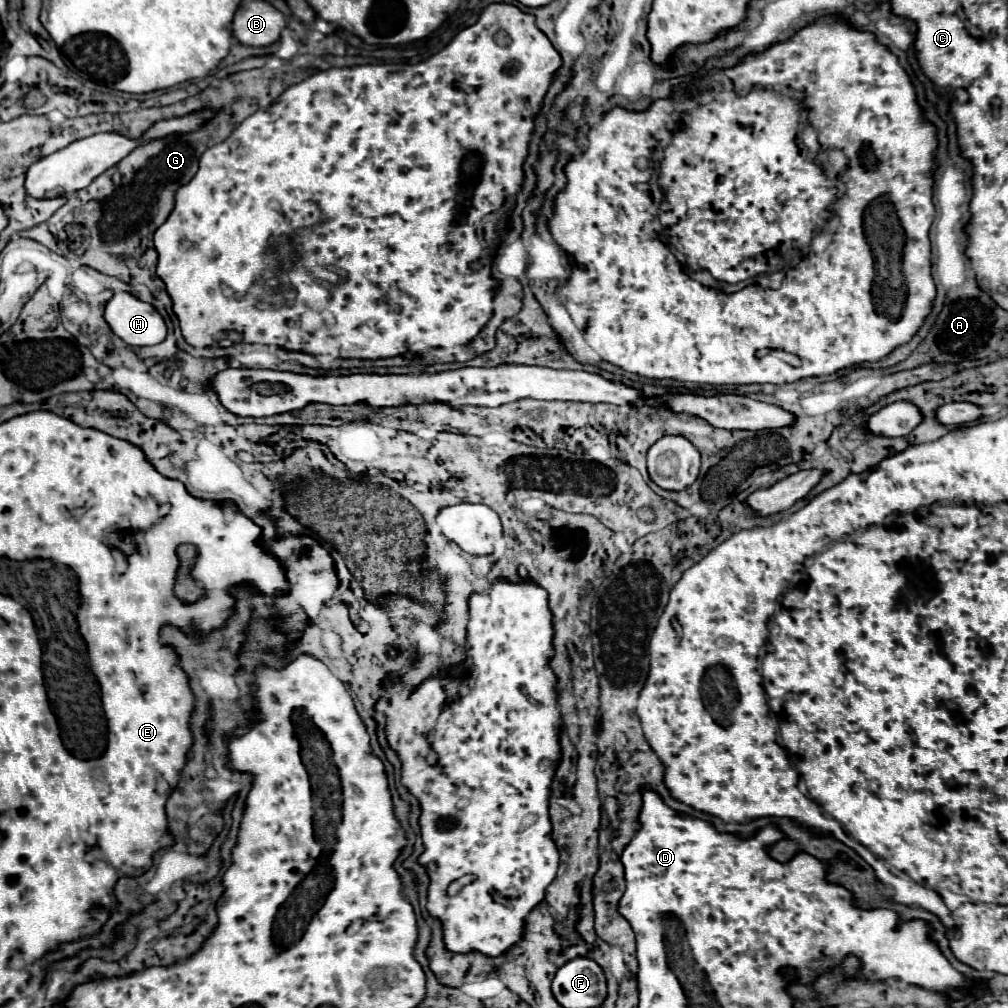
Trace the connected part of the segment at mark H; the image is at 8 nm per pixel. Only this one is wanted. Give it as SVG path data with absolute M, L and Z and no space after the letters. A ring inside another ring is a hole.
M115 293L105 305L105 321L127 345L157 345L165 339L167 327L153 305L139 301L131 293Z

